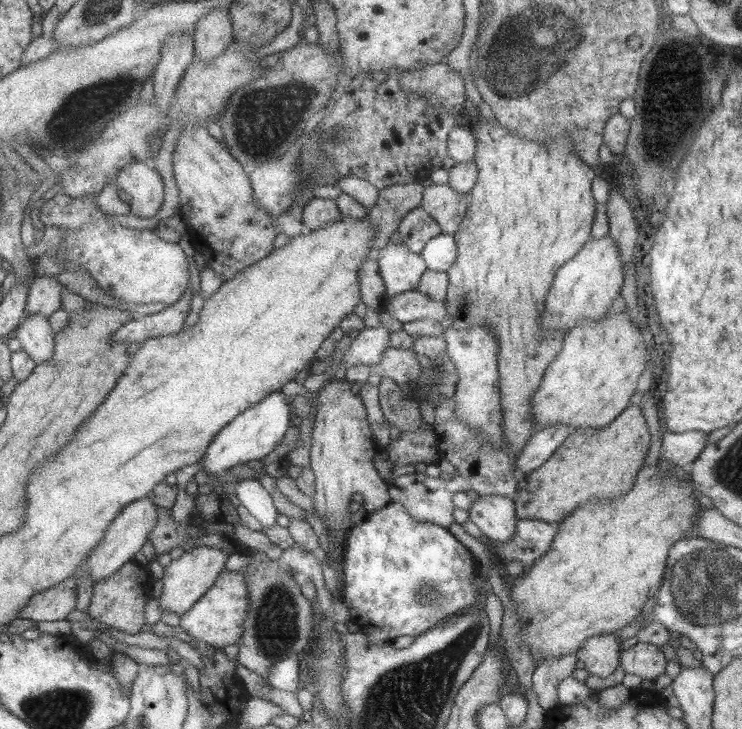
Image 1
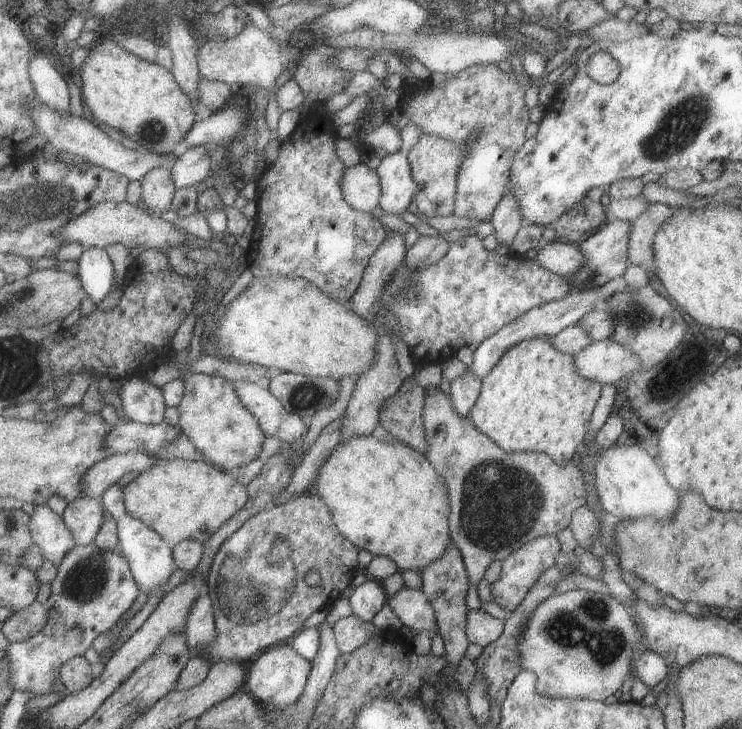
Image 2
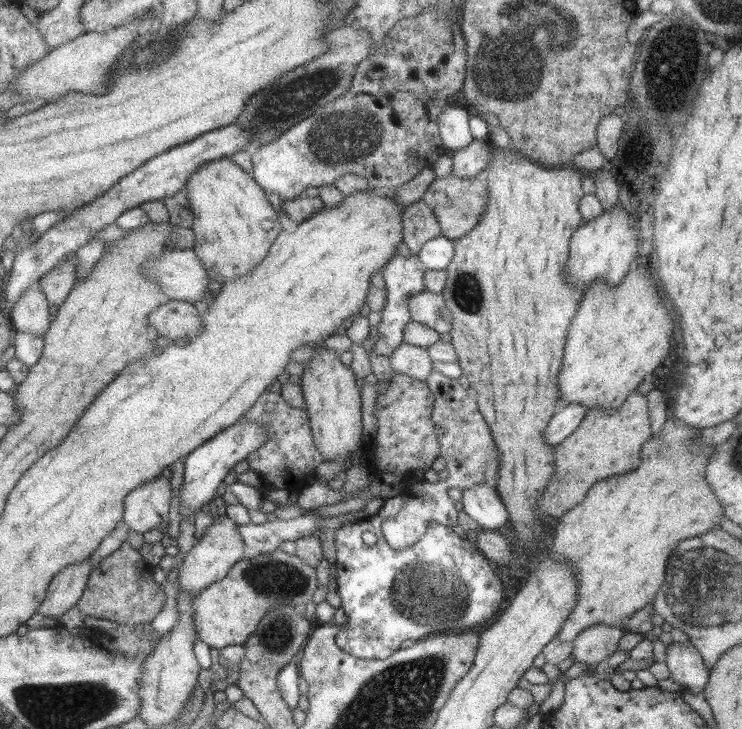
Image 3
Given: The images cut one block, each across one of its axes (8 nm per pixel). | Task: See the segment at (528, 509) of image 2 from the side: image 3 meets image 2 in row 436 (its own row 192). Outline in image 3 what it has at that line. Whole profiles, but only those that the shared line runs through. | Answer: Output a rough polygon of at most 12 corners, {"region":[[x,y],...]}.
{"region":[[485,174],[436,177],[422,199],[455,241],[485,211]]}

